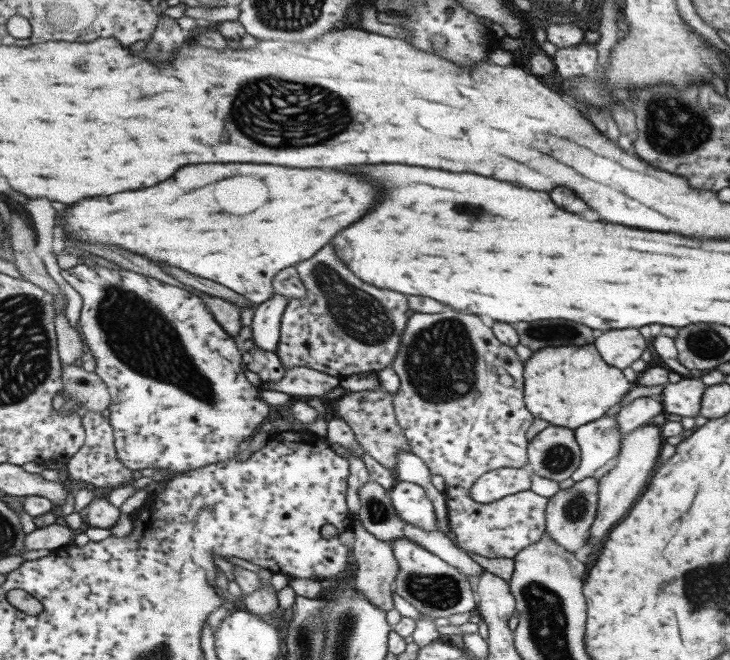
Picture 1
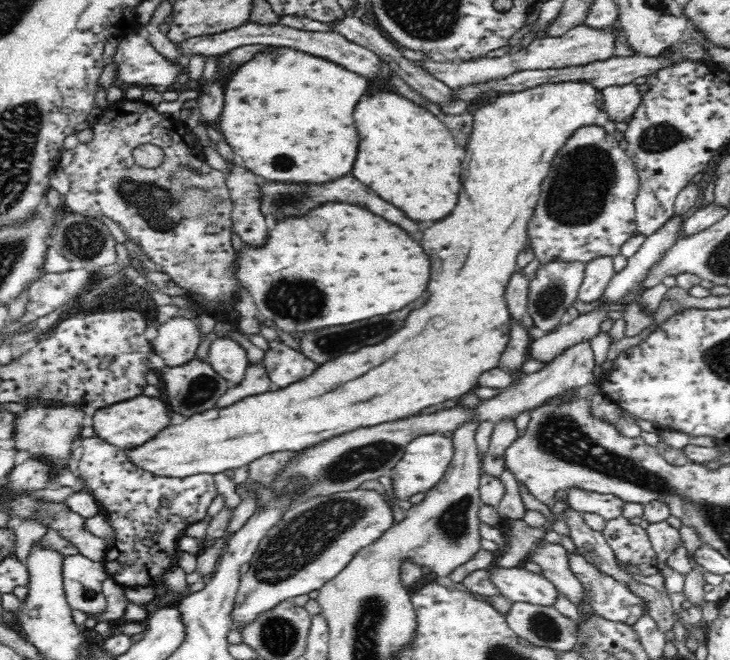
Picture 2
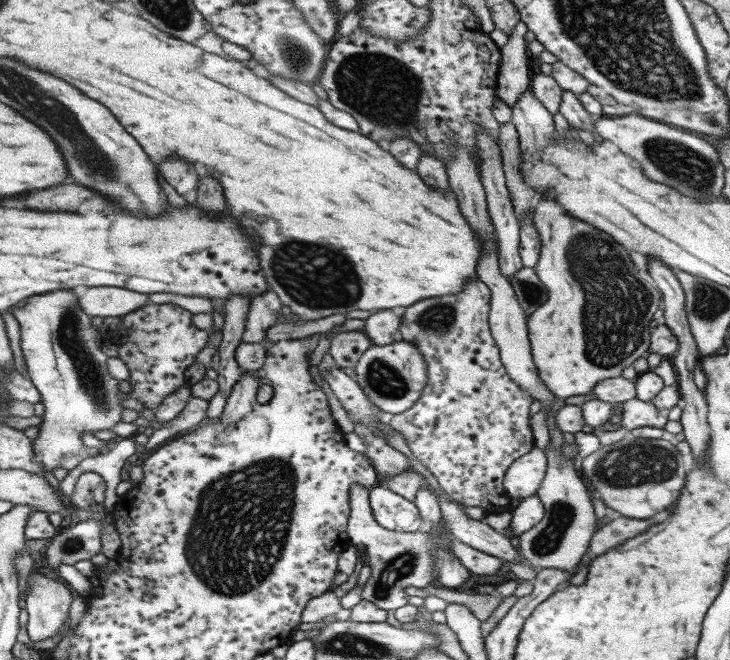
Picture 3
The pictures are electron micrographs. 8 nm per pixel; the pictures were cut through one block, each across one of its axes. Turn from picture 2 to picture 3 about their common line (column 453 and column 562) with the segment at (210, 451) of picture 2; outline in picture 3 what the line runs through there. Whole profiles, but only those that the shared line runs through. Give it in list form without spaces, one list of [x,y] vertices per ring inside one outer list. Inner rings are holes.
[[[551,196],[545,198],[543,204],[537,200],[533,221],[543,241],[535,270],[549,291],[547,304],[543,304],[528,318],[534,363],[537,364],[542,384],[553,395],[563,399],[585,396],[591,394],[591,388],[597,383],[620,377],[623,368],[631,366],[631,362],[648,351],[651,332],[649,322],[661,306],[660,291],[643,284],[643,278],[637,273],[625,248],[615,244],[595,226],[569,216]]]

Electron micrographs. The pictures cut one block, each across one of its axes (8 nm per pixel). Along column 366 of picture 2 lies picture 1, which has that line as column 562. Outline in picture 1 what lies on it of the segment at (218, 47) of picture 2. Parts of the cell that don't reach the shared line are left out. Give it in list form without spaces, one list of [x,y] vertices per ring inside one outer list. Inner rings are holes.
[[[577,44],[569,48],[558,48],[553,59],[556,72],[562,78],[576,78],[577,76],[593,75],[593,68],[597,68],[597,53],[593,44]]]

